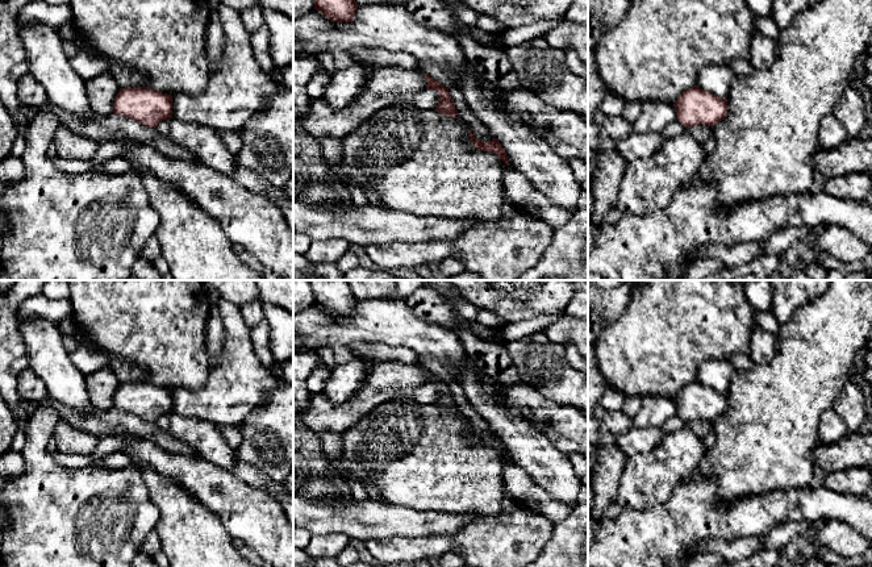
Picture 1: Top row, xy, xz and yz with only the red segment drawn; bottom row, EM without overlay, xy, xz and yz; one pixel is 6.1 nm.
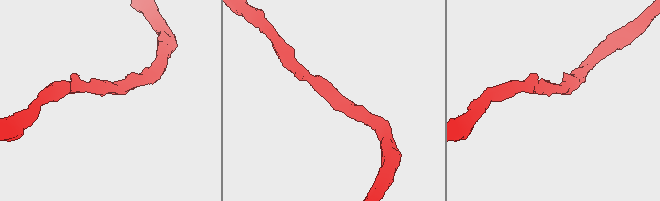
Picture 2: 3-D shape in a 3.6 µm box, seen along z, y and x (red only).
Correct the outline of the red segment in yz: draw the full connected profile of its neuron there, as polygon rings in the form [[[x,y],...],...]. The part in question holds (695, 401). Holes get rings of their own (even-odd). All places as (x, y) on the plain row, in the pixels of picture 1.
[[[694,380],[684,385],[673,399],[677,416],[687,424],[693,420],[714,421],[727,410],[727,395]]]

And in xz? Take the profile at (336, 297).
[[[308,280],[314,304],[335,317],[351,317],[358,303],[349,280]]]

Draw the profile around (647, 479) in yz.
[[[688,425],[667,434],[650,453],[627,458],[618,483],[617,503],[622,509],[646,510],[666,503],[675,489],[692,478],[706,463],[708,450]]]

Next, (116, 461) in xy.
[[[113,453],[113,454],[105,454],[100,459],[100,463],[107,468],[120,470],[120,468],[126,468],[128,466],[130,466],[132,459],[125,453]]]

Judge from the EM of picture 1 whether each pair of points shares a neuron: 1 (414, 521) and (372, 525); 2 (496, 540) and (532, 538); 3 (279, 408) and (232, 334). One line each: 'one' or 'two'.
1: one
2: one
3: two

